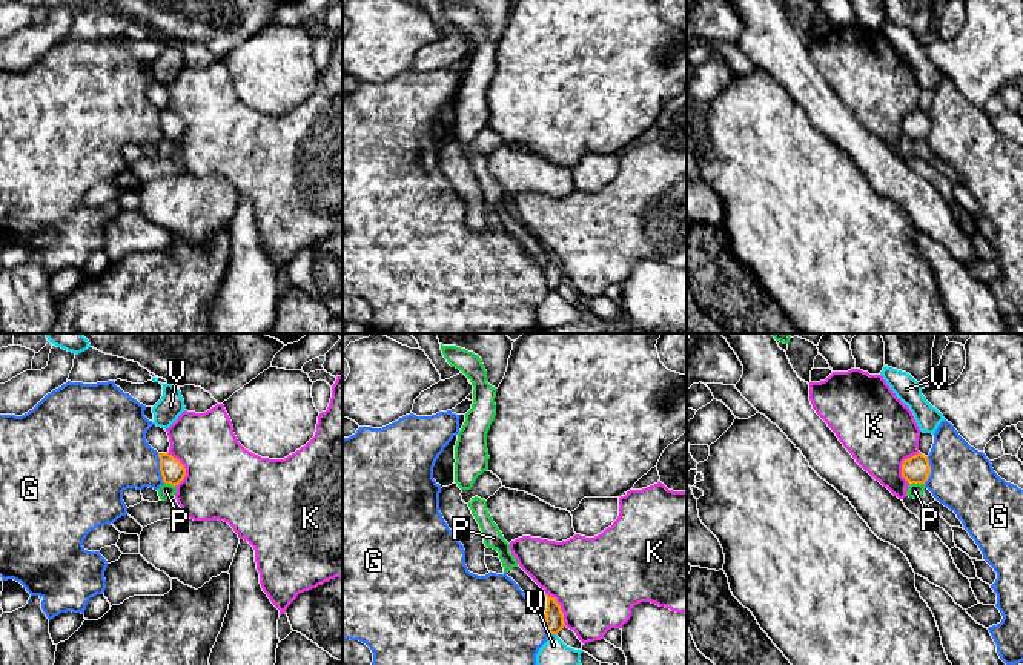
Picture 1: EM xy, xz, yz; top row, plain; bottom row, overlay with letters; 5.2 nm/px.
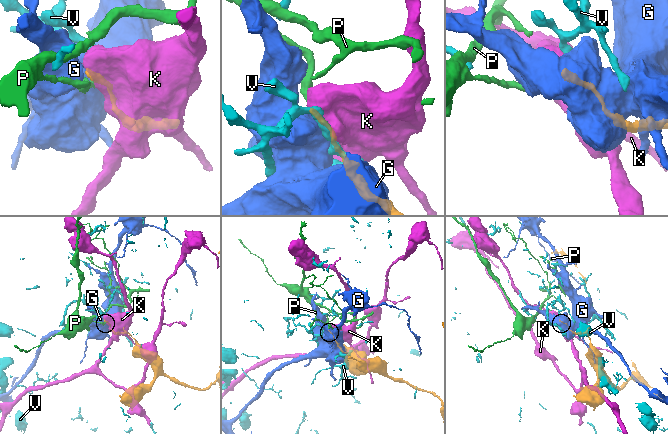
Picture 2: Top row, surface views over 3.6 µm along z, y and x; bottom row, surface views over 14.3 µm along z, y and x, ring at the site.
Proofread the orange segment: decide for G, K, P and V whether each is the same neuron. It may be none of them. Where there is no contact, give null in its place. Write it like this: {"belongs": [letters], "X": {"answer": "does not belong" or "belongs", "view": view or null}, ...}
{"belongs": [], "G": {"answer": "does not belong", "view": "xy"}, "K": {"answer": "does not belong", "view": "yz"}, "P": {"answer": "does not belong", "view": "yz"}, "V": {"answer": "does not belong", "view": "xz"}}

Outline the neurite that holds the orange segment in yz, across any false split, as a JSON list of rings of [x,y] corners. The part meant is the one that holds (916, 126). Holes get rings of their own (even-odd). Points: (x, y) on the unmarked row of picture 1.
[[[917,109],[902,120],[902,132],[908,137],[908,140],[923,140],[928,137],[931,131],[931,121],[928,112]]]

